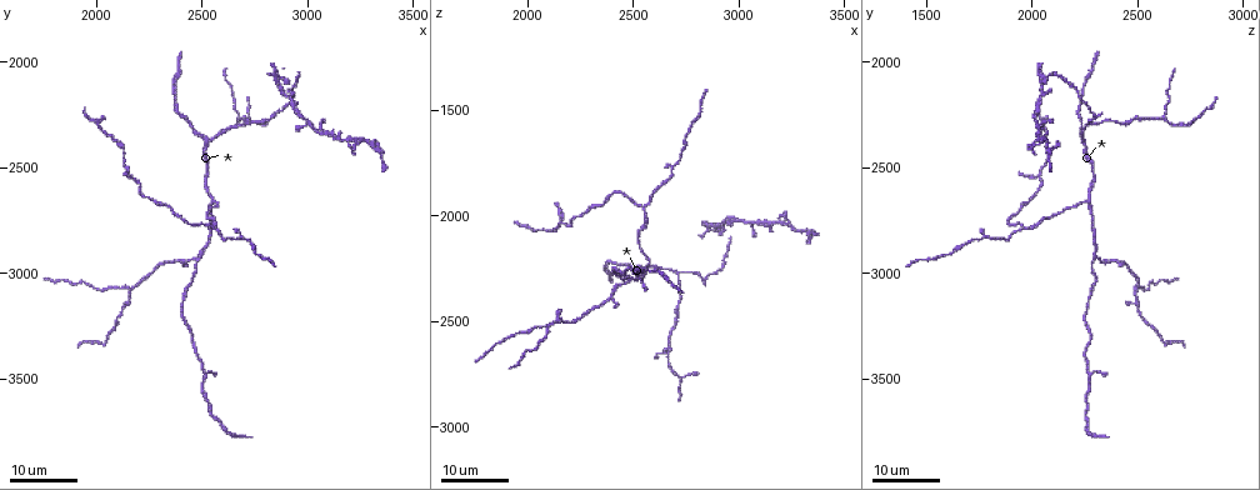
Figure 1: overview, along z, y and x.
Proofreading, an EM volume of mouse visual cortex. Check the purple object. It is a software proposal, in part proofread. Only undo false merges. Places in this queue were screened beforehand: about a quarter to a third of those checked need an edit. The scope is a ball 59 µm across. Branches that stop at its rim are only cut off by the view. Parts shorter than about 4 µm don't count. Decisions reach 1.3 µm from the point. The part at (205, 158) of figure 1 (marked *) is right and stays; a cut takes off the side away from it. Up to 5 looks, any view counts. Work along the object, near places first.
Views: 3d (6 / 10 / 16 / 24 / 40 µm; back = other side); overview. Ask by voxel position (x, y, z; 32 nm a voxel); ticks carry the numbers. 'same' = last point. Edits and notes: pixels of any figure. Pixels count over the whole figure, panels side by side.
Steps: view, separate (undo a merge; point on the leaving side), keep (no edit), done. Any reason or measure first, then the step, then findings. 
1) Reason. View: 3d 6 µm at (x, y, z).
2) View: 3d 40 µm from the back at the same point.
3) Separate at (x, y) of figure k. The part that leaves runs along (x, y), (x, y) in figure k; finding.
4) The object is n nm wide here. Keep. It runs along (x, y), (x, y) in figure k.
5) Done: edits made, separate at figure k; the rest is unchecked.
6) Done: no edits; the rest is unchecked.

A narrow waist. View: 3d 24 µm at (2520, 2520, 2300).

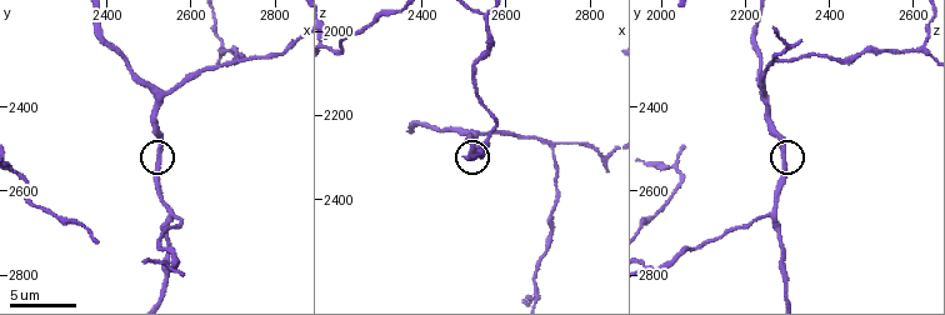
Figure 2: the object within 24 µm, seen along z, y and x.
Closer look. View: 3d 10 µm at (2525, 2520, 2290).

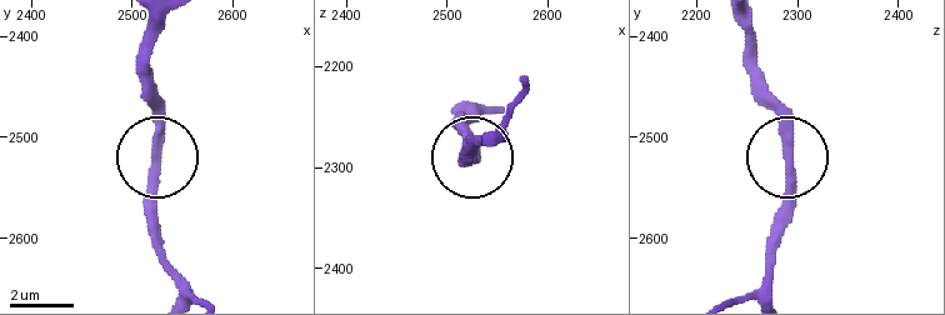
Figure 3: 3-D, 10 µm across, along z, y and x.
Keep. It runs along (146, 93), (154, 123), (154, 241) in figure 3; all the same neuron.

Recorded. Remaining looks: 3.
View: 3d 24 µm at (2540, 2780, 1950).

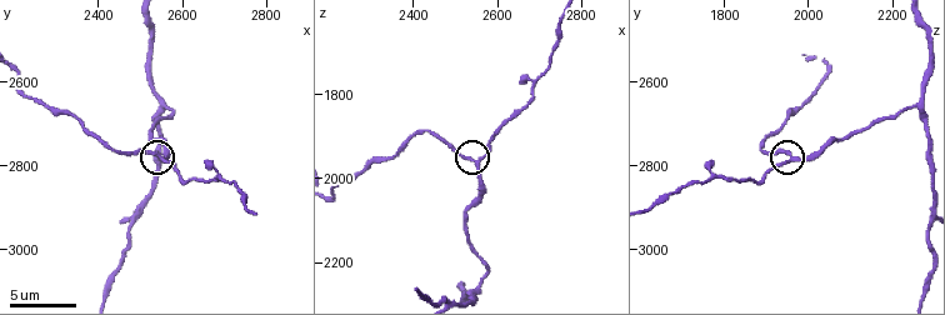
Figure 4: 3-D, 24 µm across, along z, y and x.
View: 3d 6 µm at (2550, 2785, 1965).

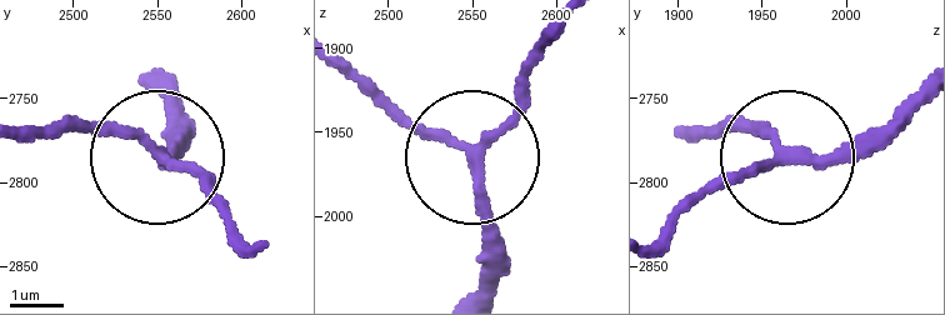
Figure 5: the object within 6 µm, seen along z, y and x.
The object is 180 nm wide here. Keep. It runs along (920, 98), (866, 143), (759, 161), (695, 201) in figure 5; all the same neuron.

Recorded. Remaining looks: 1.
Three arms meet. View: 3d 16 µm at (2540, 2365, 2245).

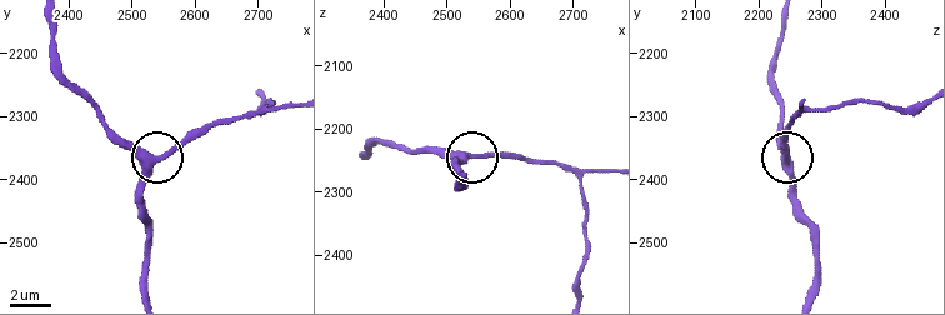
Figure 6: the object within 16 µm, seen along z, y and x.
3 arms meet here. Keep. It runs along (796, 211), (796, 183), (786, 158), (781, 119) in figure 6; all the same neuron.

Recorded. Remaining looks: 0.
Done: no edits; the rest is unchecked.

